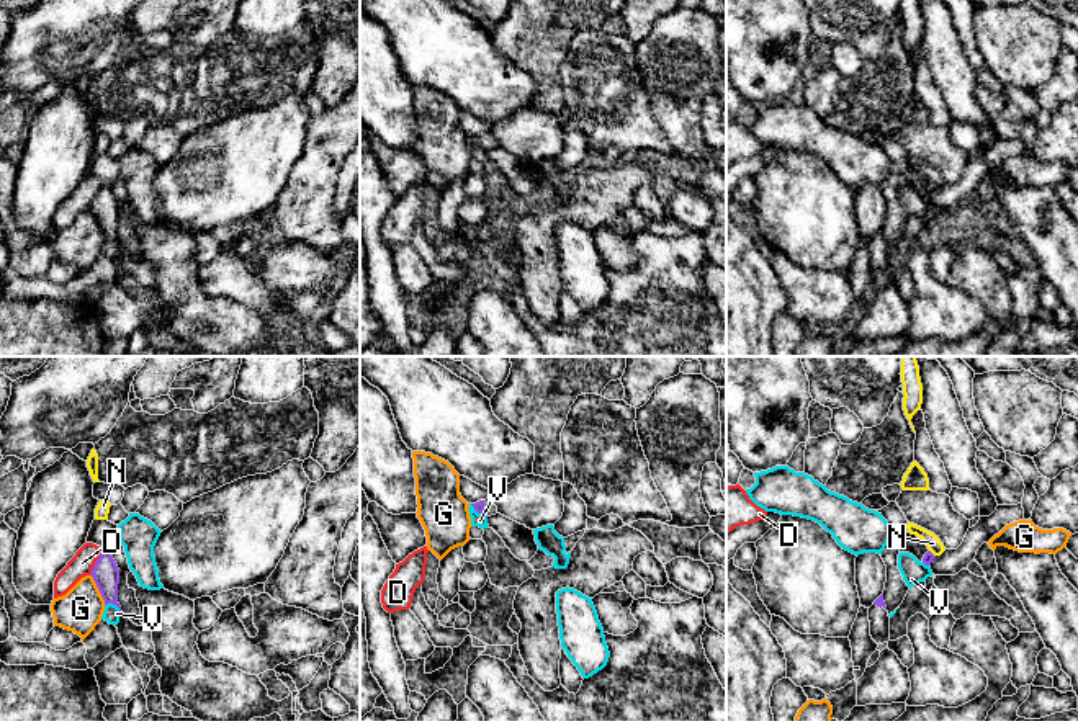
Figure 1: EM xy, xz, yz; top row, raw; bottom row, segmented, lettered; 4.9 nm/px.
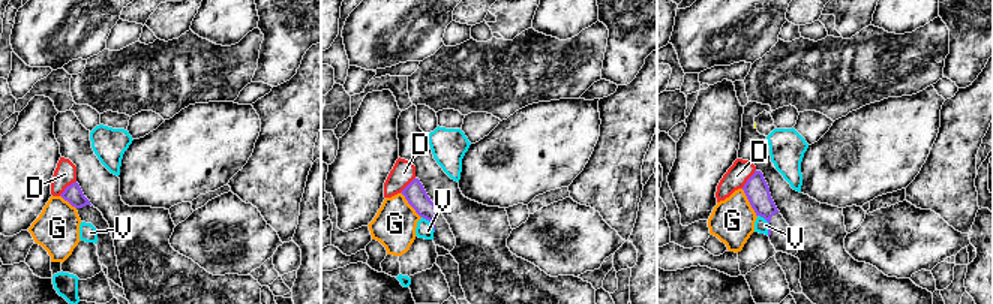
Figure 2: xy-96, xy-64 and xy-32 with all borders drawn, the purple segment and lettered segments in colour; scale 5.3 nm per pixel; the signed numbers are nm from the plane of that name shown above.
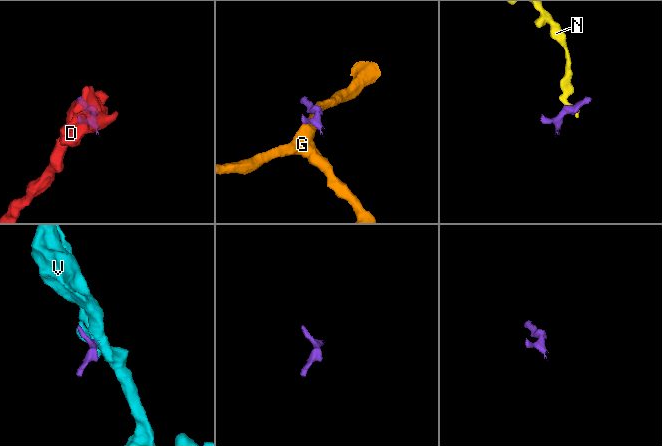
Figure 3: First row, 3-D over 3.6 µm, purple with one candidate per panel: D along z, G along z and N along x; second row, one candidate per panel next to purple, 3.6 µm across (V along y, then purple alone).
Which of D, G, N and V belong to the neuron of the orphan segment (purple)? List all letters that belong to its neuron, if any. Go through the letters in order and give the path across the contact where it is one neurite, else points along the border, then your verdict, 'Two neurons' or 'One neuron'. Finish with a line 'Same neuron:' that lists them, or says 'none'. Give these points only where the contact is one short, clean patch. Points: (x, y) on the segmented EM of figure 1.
D: Two neurons
G: Two neurons
N: Boundary: yz (929, 550), (934, 556). Two neurons
V: Boundary: xy (105, 604), (113, 604), (120, 612). Two neurons
Same neuron: none

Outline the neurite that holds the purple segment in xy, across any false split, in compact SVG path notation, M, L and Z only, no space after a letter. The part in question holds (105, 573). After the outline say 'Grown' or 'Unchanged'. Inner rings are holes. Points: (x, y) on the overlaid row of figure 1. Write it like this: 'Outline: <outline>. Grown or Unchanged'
Outline: M101 551L90 575L93 577L105 605L113 603L121 611L118 603L119 569L111 556L111 551Z. Unchanged

